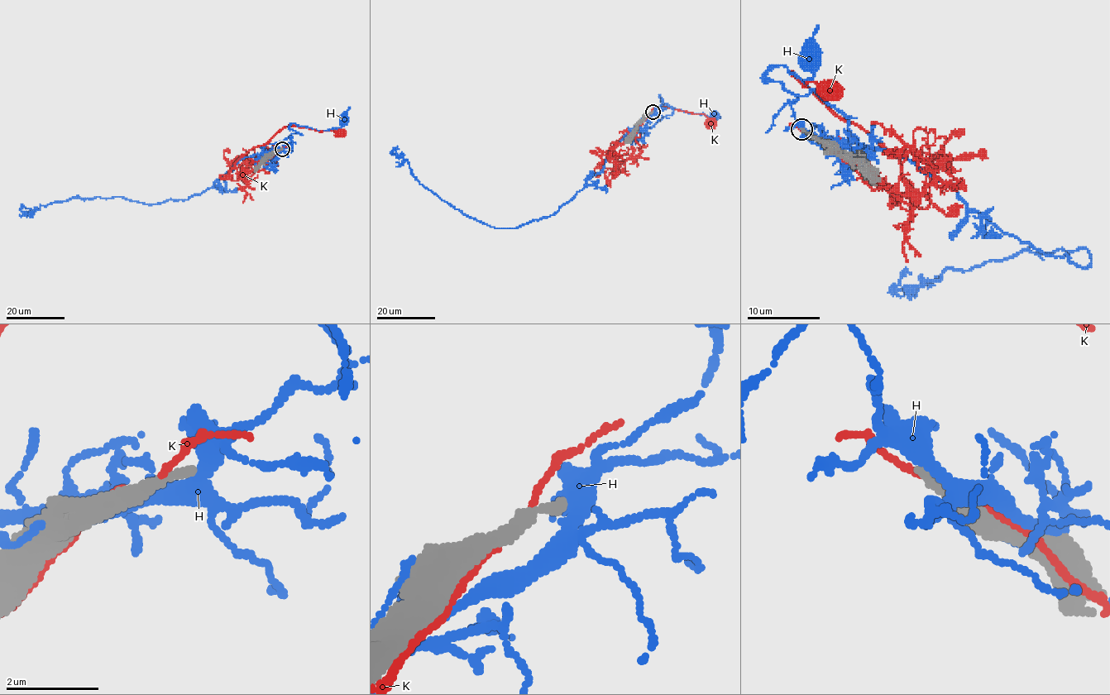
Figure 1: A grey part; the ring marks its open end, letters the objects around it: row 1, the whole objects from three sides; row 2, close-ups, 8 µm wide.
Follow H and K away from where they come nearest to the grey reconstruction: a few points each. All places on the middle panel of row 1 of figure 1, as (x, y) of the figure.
H: (653, 112), (633, 130), (653, 127), (672, 113), (672, 108), (660, 97), (670, 107), (713, 114)
K: (651, 112), (629, 140), (620, 142), (611, 154), (605, 152), (657, 107), (702, 113), (710, 123)

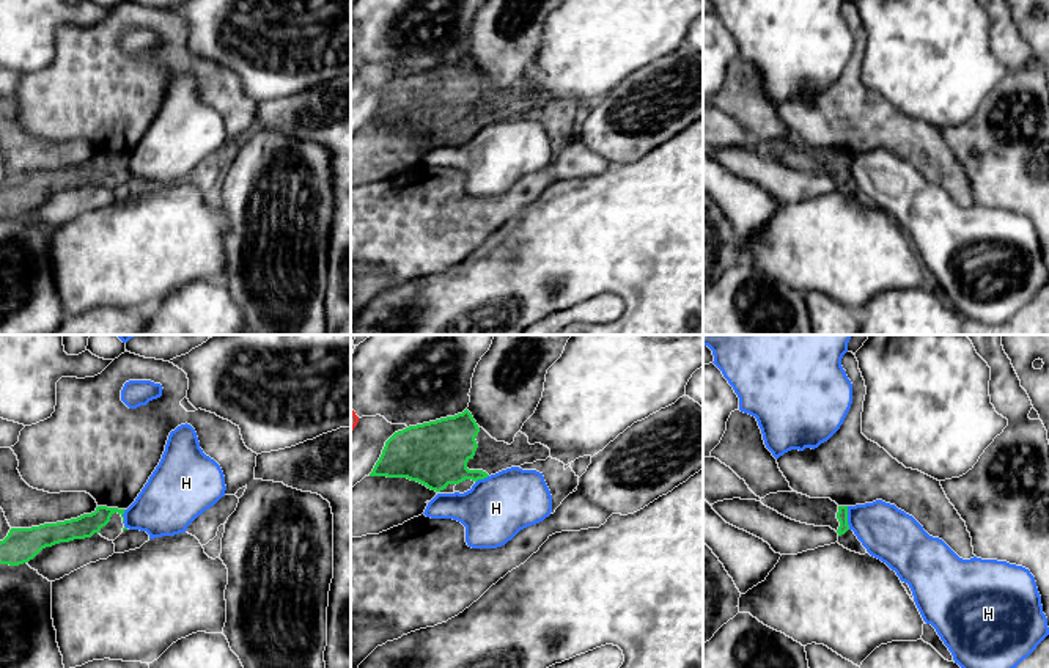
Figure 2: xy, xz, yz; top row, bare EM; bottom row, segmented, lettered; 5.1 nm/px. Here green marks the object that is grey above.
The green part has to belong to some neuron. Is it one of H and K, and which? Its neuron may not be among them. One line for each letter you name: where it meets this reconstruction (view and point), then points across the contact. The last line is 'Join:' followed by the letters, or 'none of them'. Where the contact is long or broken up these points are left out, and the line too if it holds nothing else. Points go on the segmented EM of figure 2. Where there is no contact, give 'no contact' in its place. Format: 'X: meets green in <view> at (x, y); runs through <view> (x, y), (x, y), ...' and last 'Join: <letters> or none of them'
Join: none of them

